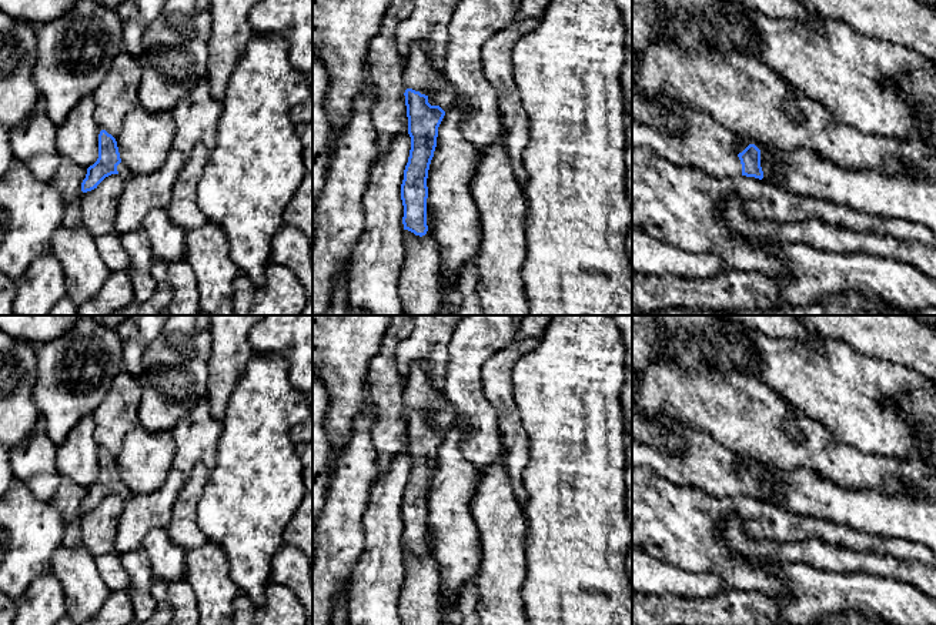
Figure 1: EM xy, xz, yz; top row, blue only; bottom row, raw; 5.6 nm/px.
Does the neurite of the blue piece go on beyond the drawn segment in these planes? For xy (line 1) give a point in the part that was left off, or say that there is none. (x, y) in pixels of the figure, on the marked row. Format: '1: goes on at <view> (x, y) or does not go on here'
1: goes on at xy (124, 173)

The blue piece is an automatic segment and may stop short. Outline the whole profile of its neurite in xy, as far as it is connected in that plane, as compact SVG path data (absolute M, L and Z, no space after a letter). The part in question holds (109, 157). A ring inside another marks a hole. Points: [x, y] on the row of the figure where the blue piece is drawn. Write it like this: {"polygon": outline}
{"polygon": "M101 130L98 134L98 158L87 168L81 191L87 193L97 188L111 174L118 174L124 181L133 177L130 168L121 163L116 138L106 130Z"}

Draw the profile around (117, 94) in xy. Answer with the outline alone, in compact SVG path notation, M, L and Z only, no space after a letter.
M118 53L108 74L91 94L96 104L94 120L100 130L114 138L121 133L126 116L140 106L140 80L141 67L137 57Z

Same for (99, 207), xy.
M118 174L106 177L94 190L80 198L81 225L93 235L97 250L110 271L127 271L130 257L114 230L124 180Z

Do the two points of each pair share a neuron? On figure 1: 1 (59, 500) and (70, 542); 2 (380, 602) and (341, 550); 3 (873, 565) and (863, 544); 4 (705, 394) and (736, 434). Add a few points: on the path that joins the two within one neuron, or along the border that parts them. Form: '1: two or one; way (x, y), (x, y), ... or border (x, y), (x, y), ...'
1: one; way (69, 510), (70, 532)
2: two; border (365, 534), (363, 554), (354, 564), (346, 587)
3: two; border (833, 544), (856, 551), (891, 554), (899, 560)
4: one; way (715, 404), (735, 424)

